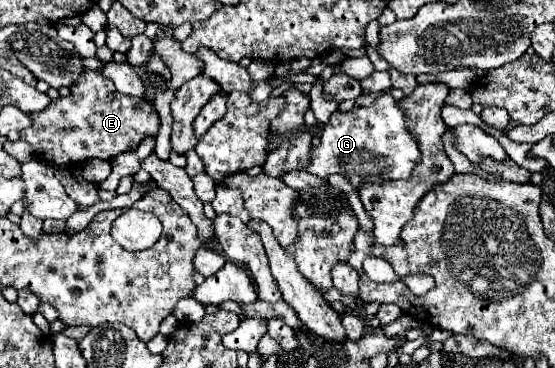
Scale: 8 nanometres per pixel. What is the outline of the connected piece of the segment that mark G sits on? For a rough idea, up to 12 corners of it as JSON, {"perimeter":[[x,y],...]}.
{"perimeter":[[391,95],[337,111],[309,173],[411,179],[419,141]]}

